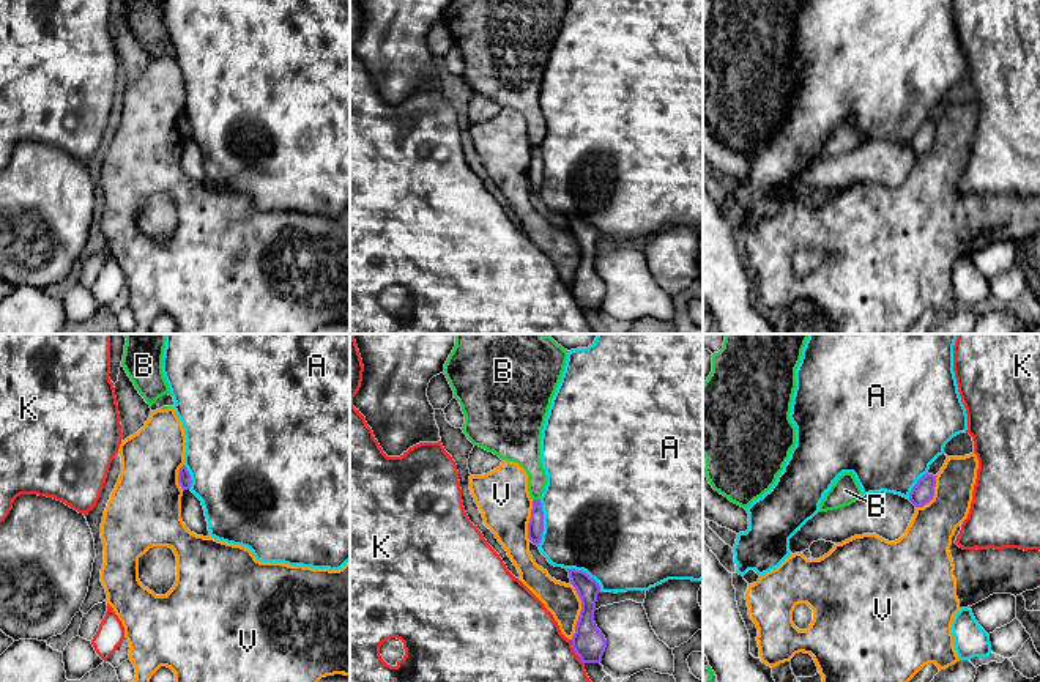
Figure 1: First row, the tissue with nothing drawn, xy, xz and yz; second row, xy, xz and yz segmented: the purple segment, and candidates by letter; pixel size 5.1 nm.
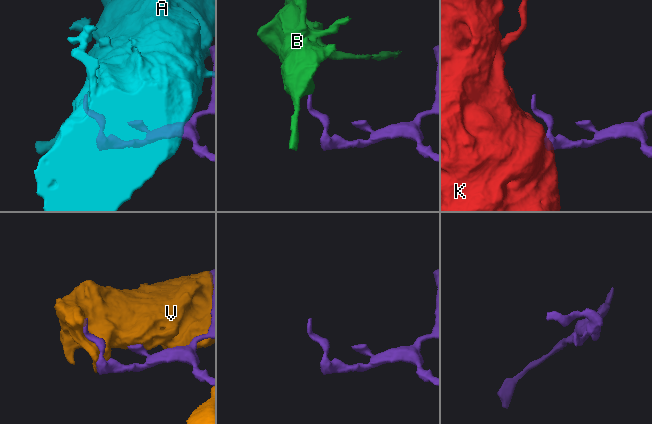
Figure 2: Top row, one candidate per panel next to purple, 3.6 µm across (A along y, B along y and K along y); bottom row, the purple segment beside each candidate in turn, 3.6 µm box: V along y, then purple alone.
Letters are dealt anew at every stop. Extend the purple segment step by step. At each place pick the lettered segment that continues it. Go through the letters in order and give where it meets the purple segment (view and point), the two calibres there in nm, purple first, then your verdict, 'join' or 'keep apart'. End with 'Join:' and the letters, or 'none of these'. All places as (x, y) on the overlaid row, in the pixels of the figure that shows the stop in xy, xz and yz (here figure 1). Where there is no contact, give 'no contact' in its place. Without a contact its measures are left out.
A: contact xz (542, 523); calibres 80 and 500 nm; keep apart
B: contact xz (536, 500); calibres 80 and 140 nm; keep apart
K: contact xz (575, 652); calibres 160 and 360 nm; keep apart
V: contact xz (580, 613); calibres 160 and 170 nm; keep apart
Join: none of these

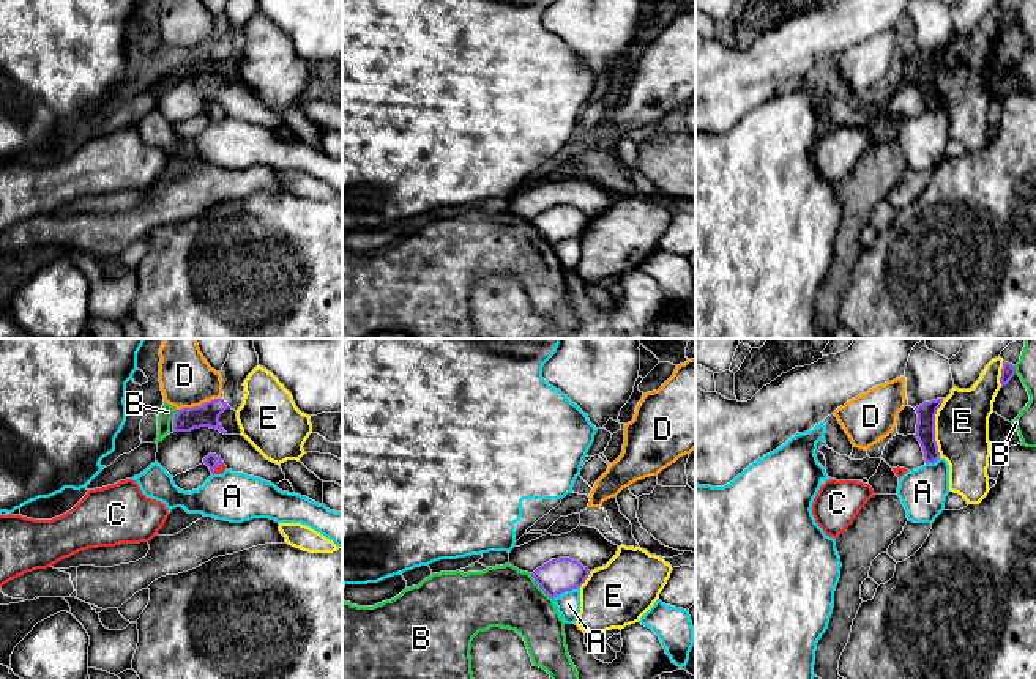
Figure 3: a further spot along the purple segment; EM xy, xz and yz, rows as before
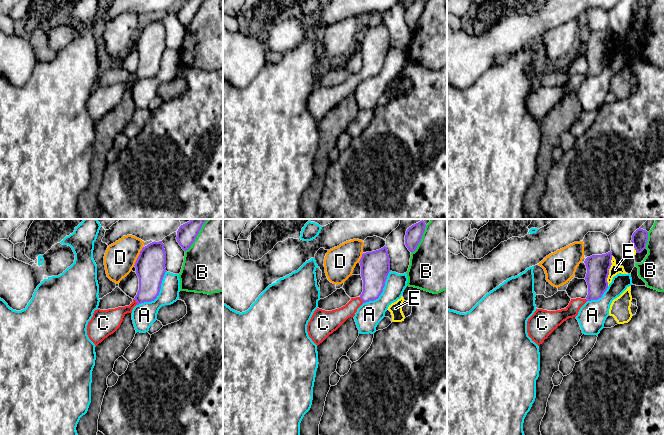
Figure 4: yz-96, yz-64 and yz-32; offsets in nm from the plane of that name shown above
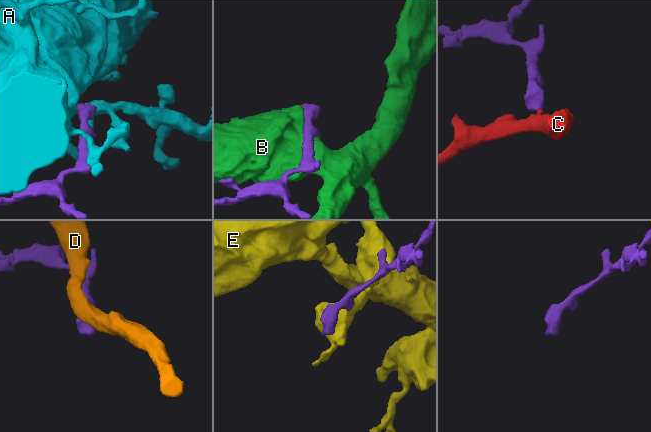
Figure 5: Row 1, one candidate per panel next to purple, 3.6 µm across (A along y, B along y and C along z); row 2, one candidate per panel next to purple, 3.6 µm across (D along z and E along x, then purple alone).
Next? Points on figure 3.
A: contact xz (565, 591); calibres 180 and 130 nm; keep apart
B: contact xz (540, 586); calibres 180 and 320 nm; keep apart
C: contact xy (215, 468); calibres 80 and 50 nm; join
D: contact xy (197, 407); calibres 120 and 280 nm; keep apart
E: contact yz (934, 429); calibres 100 and 280 nm; keep apart
Join: C

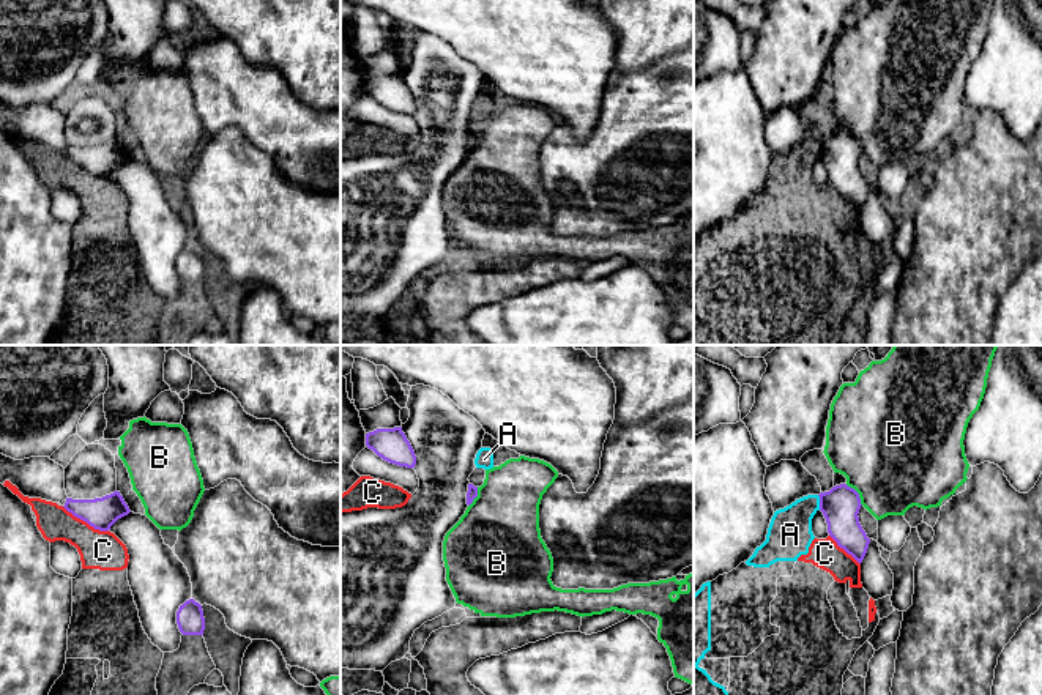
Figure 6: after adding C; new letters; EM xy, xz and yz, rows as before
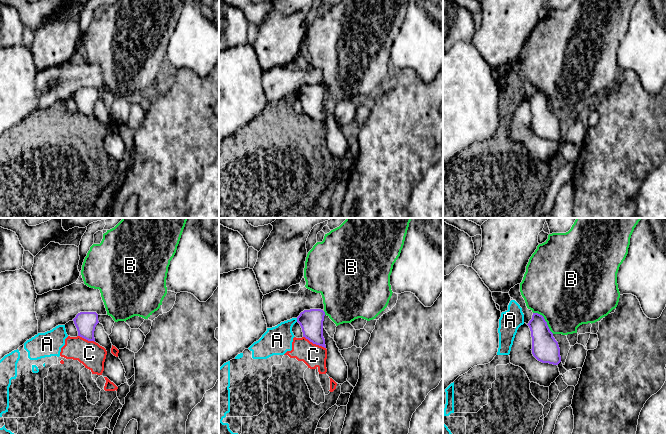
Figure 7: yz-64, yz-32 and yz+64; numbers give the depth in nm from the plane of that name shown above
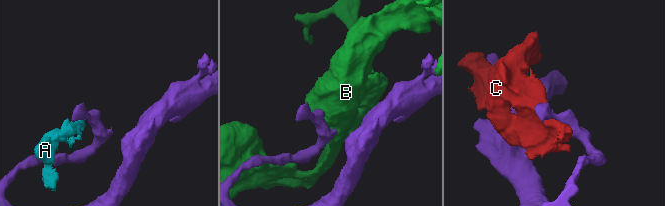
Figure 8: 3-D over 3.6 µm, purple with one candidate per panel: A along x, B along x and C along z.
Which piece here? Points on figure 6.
A: contact yz (820, 503); calibres 190 and 220 nm; keep apart
B: contact yz (858, 494); calibres 190 and 500 nm; keep apart
C: contact xy (85, 520); calibres 160 and 200 nm; keep apart
Join: none of these

